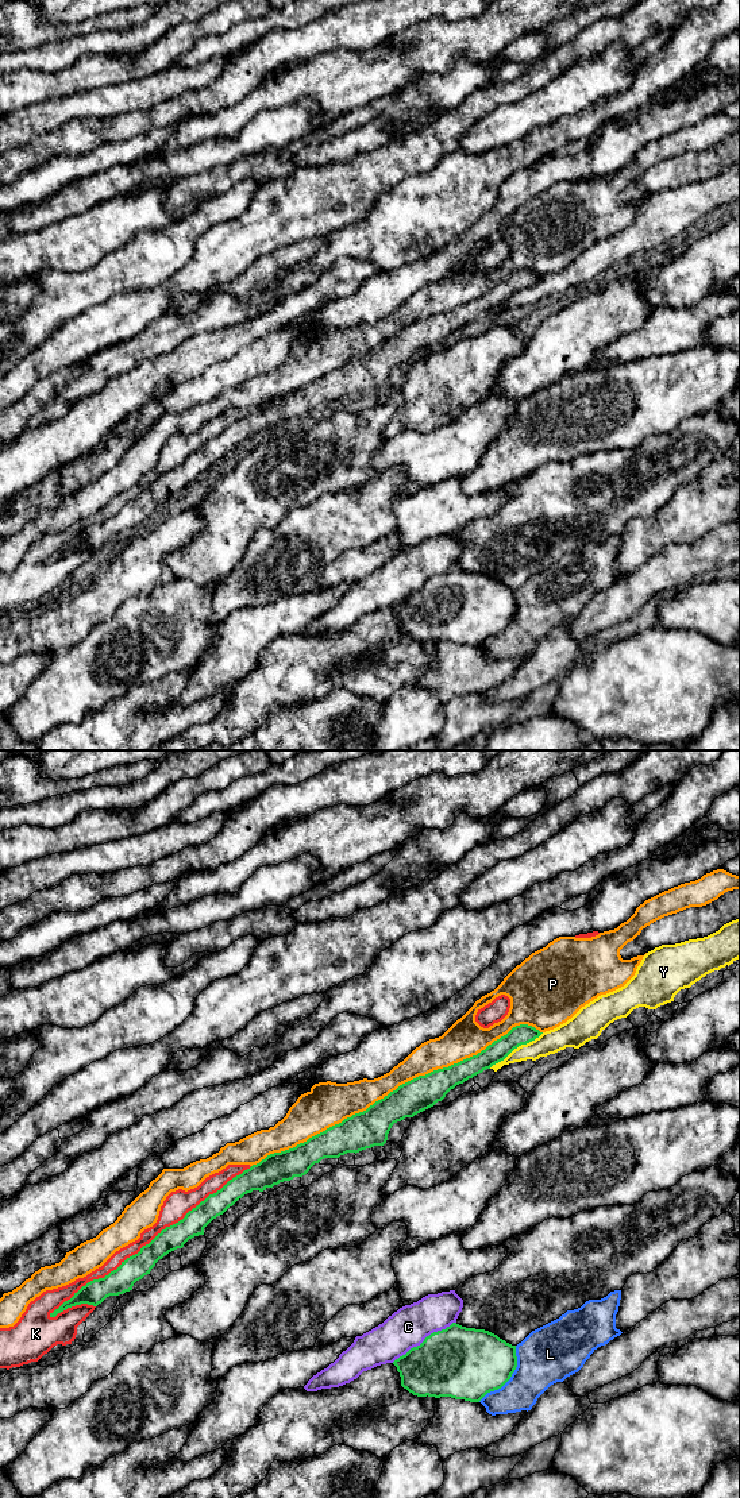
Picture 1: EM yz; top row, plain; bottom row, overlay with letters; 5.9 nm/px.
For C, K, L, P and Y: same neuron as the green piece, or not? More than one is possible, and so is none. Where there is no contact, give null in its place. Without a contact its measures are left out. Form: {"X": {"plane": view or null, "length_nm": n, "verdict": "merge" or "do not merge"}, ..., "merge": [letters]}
{"C": {"plane": "yz", "length_nm": 460, "verdict": "do not merge"}, "K": {"plane": "yz", "length_nm": 1500, "verdict": "do not merge"}, "L": {"plane": "yz", "length_nm": 400, "verdict": "do not merge"}, "P": {"plane": "yz", "length_nm": 1900, "verdict": "do not merge"}, "Y": {"plane": "yz", "length_nm": 380, "verdict": "do not merge"}, "merge": []}

